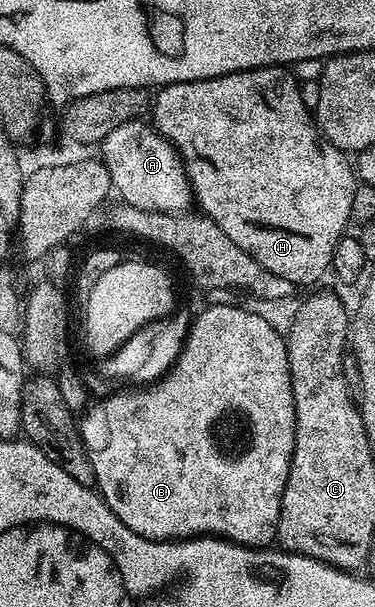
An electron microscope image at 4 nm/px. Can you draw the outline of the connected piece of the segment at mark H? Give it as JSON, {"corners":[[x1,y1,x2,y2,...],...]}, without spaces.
{"corners":[[262,66,256,70,238,70,232,74,222,74,219,78,206,78,196,82,178,82,172,86,164,86,153,98,153,125,164,138,168,138,171,145,179,152,183,159,183,167,187,179,191,181,191,193,194,201,199,202,198,209,204,215,216,222,221,231,233,240,237,247,244,249,258,264,263,265,269,272,277,272,277,276,285,276,296,288,303,286,314,287,314,282,331,269,333,248,337,248,340,238,344,237,346,226,351,222,353,208,353,192,357,185,356,171,352,163,347,163,348,155,337,149,335,145,324,138,315,124,309,102,303,99,299,91,299,82,290,74,290,69,281,66]]}

